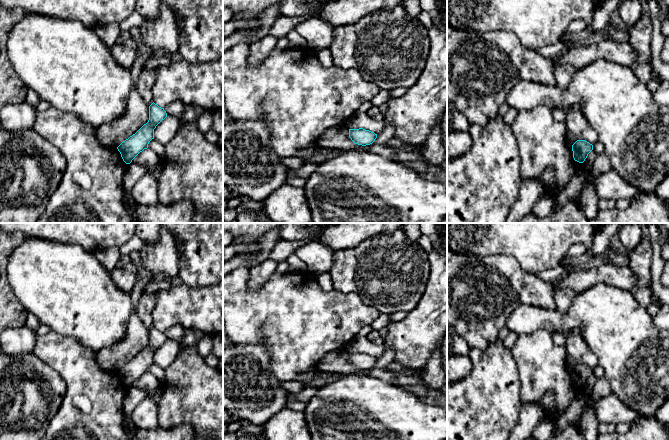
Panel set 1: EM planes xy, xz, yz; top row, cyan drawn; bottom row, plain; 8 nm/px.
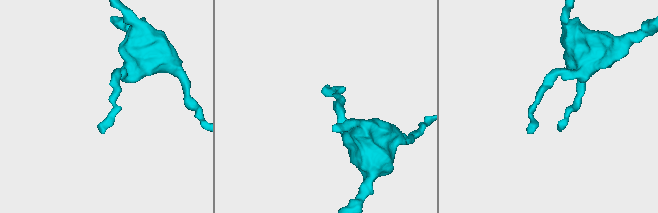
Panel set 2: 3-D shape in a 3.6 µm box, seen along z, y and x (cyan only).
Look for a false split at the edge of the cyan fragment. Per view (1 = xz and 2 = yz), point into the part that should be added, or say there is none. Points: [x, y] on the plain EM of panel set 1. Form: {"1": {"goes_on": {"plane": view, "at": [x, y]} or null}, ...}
{"1": {"goes_on": null}, "2": {"goes_on": null}}

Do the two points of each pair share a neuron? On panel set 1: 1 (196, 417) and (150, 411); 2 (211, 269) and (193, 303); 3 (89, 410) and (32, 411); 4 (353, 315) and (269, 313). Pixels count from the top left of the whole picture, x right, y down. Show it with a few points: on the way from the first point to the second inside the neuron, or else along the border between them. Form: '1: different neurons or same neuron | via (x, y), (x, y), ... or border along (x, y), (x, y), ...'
1: different neurons | border along (156, 404), (159, 426)
2: different neurons | border along (183, 283), (189, 286), (212, 285)
3: different neurons | border along (65, 389), (63, 401), (45, 429)
4: same neuron | via (332, 315), (290, 315)

